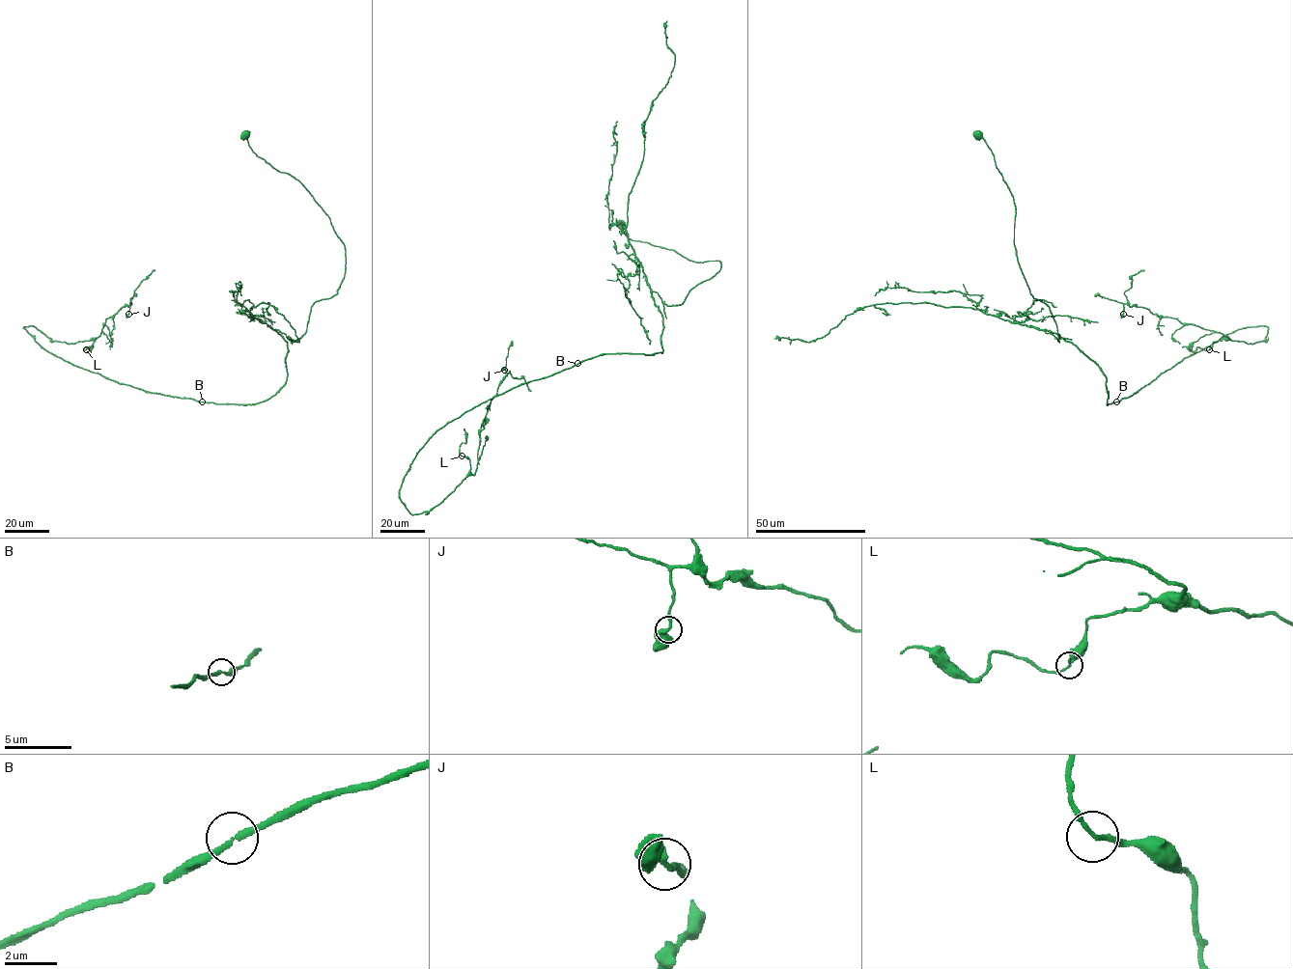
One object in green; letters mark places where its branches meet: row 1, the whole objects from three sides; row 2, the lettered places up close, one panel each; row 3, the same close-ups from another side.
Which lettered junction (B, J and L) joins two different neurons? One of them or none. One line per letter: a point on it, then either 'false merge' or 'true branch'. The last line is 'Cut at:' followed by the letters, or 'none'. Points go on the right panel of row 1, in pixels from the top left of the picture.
B: place (1116, 401); true branch
J: place (1123, 314); true branch
L: place (1209, 349); true branch
Cut at: none

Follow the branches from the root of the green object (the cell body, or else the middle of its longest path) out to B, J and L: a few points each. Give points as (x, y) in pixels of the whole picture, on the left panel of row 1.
B: (243, 135), (330, 219), (346, 272), (299, 339), (276, 331), (288, 376), (273, 396), (202, 401)
J: (243, 135), (346, 250), (306, 332), (276, 331), (285, 384), (153, 393), (23, 327), (75, 344), (128, 314)
L: (243, 135), (346, 250), (306, 332), (276, 331), (285, 384), (251, 404), (153, 393), (23, 327), (85, 349)

